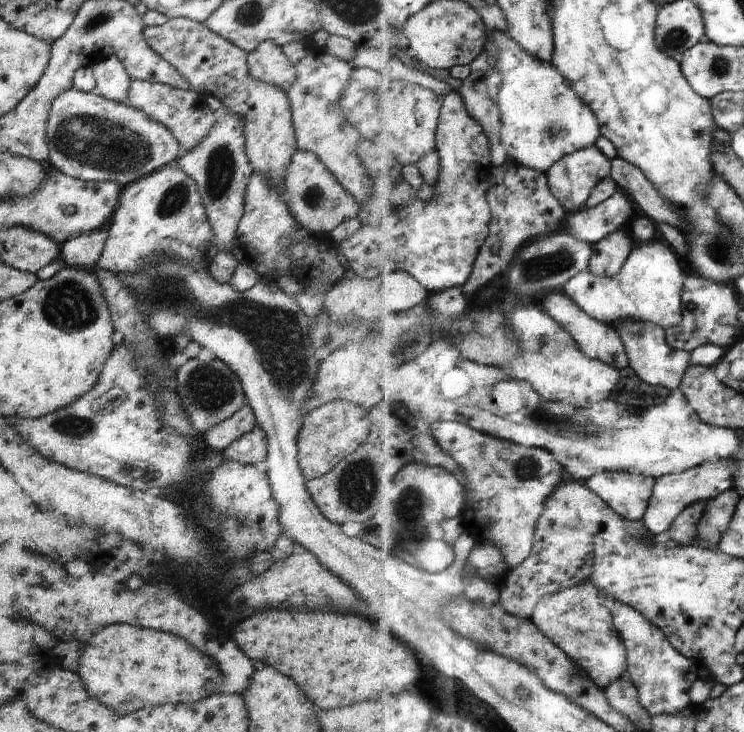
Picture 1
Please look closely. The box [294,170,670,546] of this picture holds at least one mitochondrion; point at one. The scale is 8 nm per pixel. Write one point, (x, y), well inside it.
(355, 484)

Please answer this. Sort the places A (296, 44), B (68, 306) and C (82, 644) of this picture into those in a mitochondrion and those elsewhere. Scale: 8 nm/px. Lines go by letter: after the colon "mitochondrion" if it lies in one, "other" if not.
A: other
B: mitochondrion
C: other

